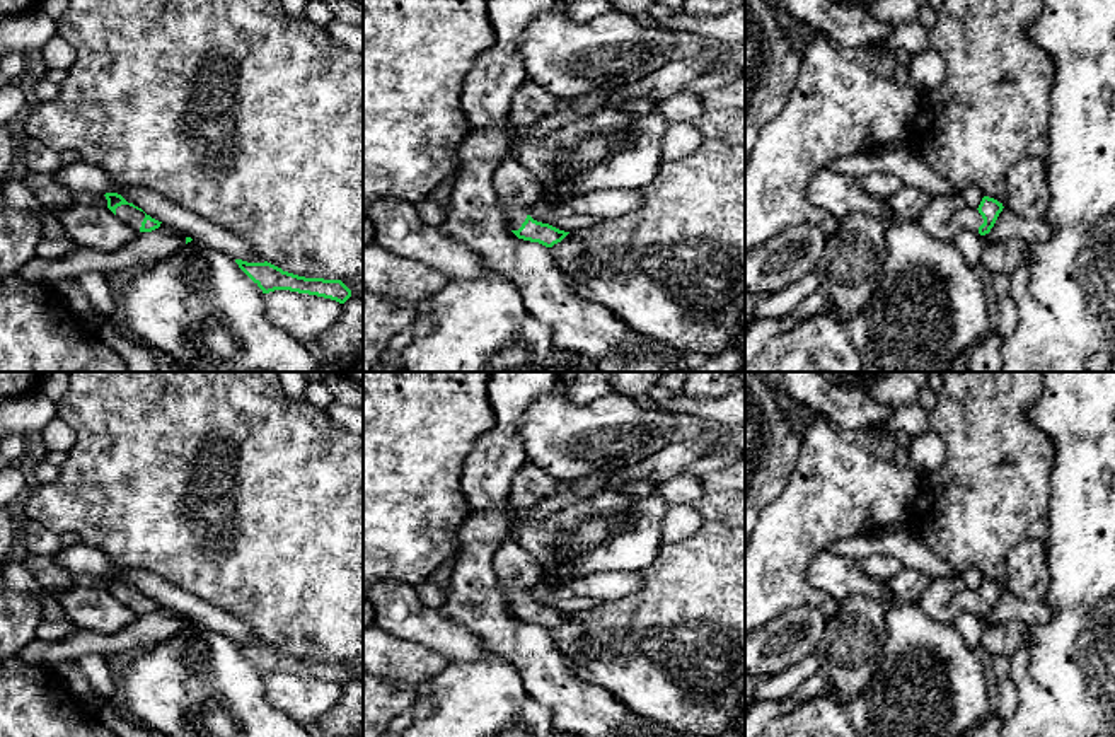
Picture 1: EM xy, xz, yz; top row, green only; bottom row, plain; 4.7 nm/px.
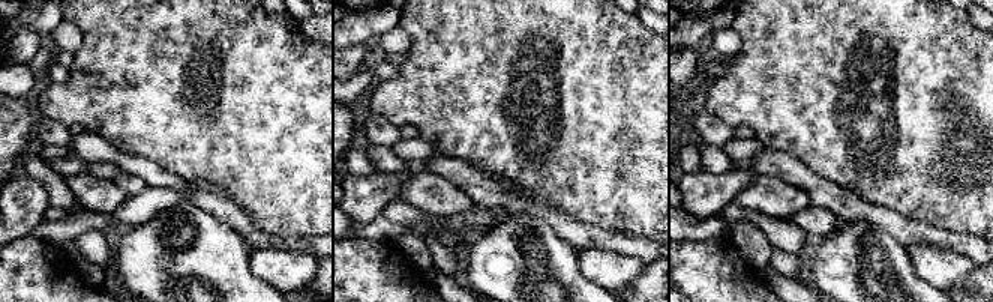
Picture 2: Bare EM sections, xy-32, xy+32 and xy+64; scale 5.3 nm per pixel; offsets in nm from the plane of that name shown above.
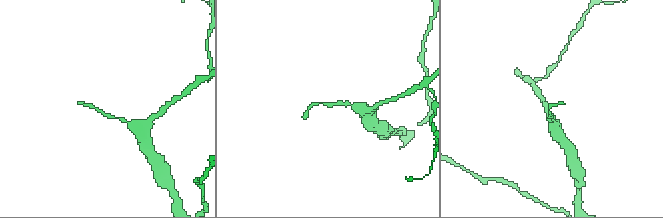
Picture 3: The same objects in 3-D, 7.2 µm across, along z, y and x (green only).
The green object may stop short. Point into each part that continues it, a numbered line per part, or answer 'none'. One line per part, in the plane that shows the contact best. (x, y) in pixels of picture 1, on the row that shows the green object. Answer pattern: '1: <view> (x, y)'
1: xy (130, 215)

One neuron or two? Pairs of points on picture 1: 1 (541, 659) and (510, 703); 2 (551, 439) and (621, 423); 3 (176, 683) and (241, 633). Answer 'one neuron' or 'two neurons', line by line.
1: two neurons
2: one neuron
3: two neurons

